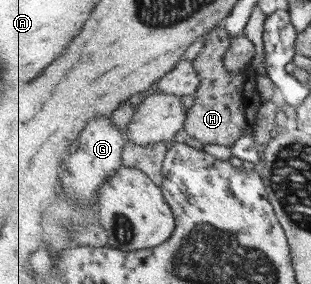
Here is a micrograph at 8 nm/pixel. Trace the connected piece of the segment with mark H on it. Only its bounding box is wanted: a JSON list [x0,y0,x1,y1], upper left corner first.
[185,24,263,148]

